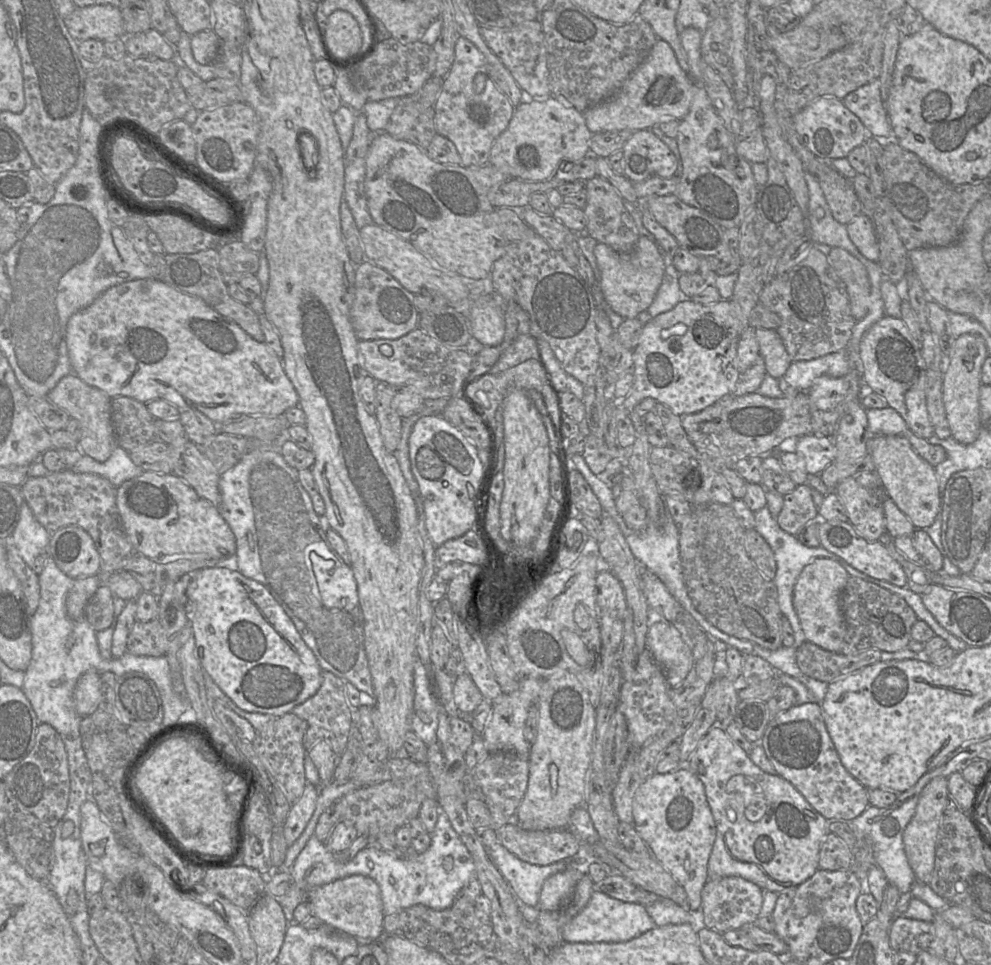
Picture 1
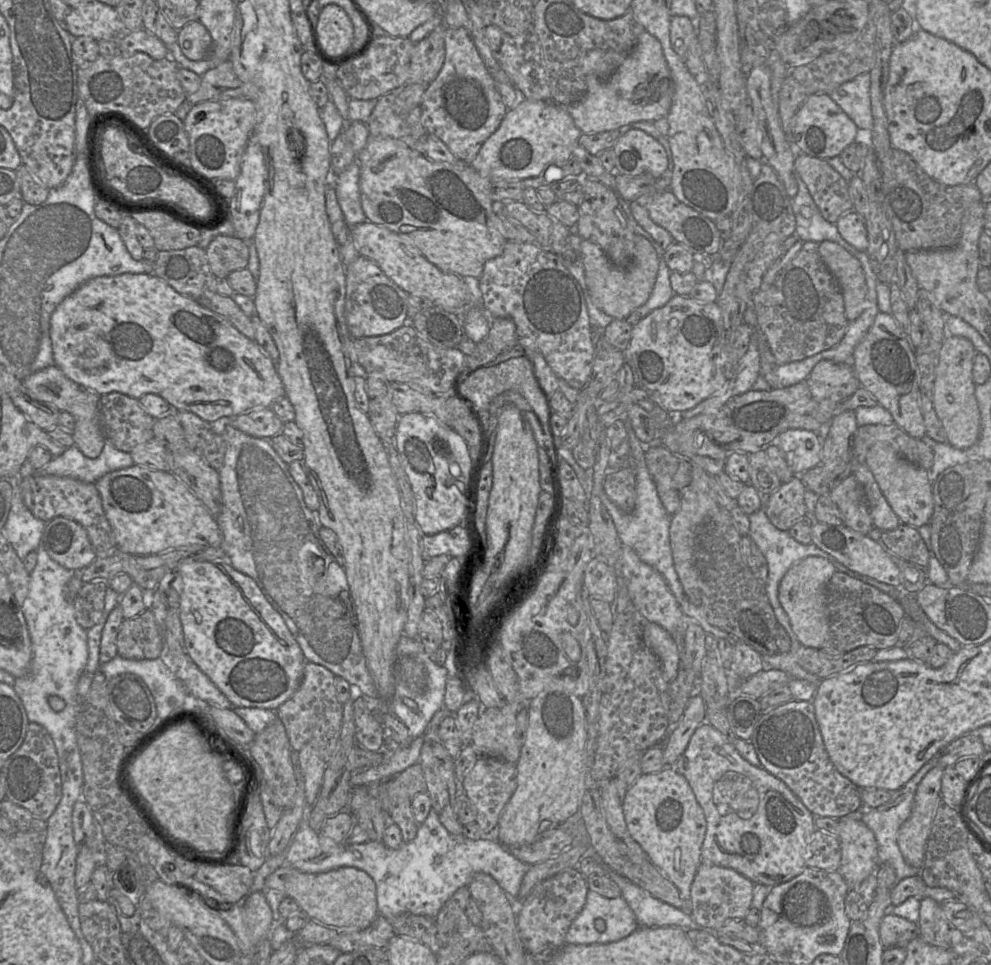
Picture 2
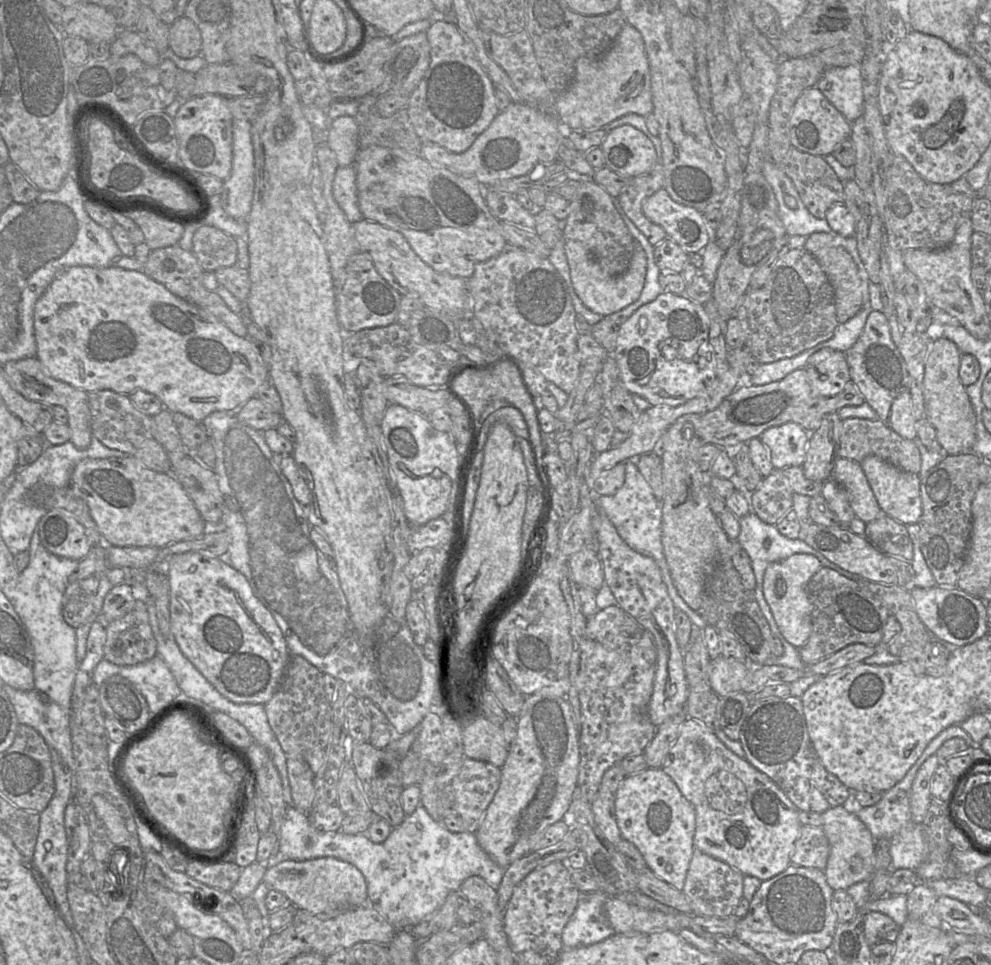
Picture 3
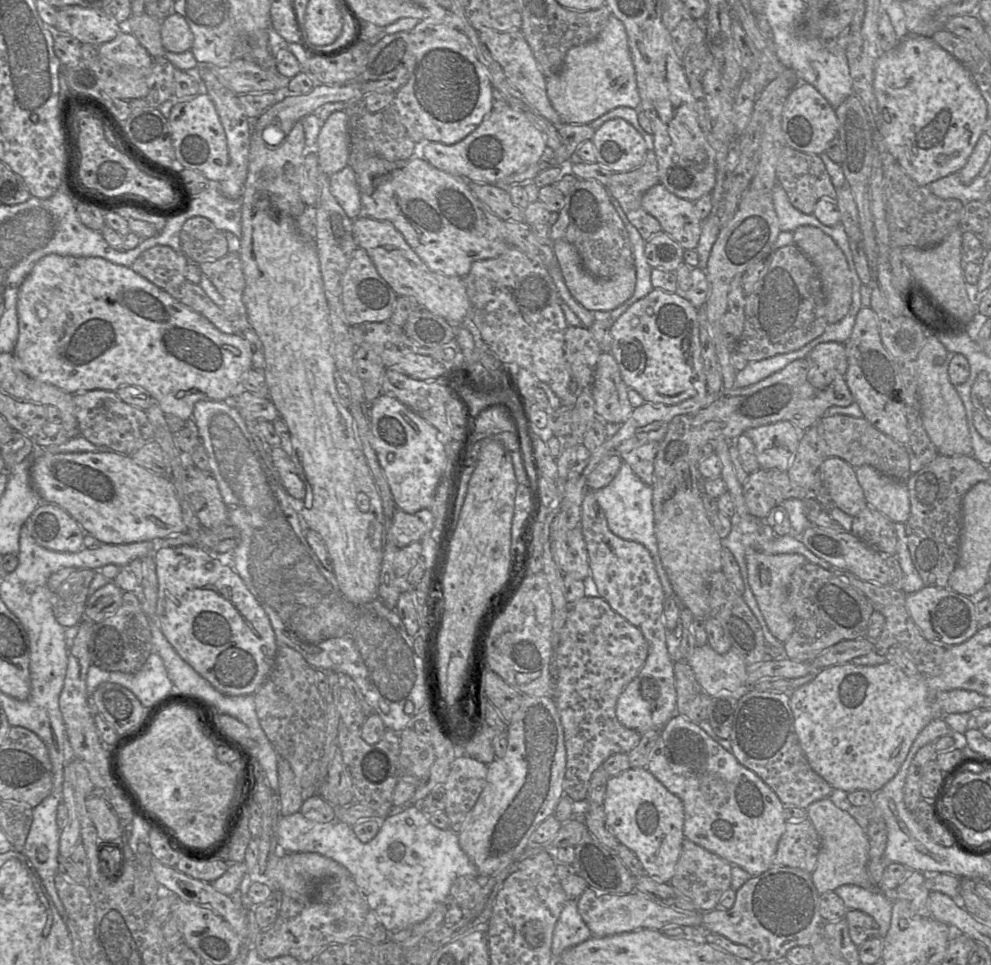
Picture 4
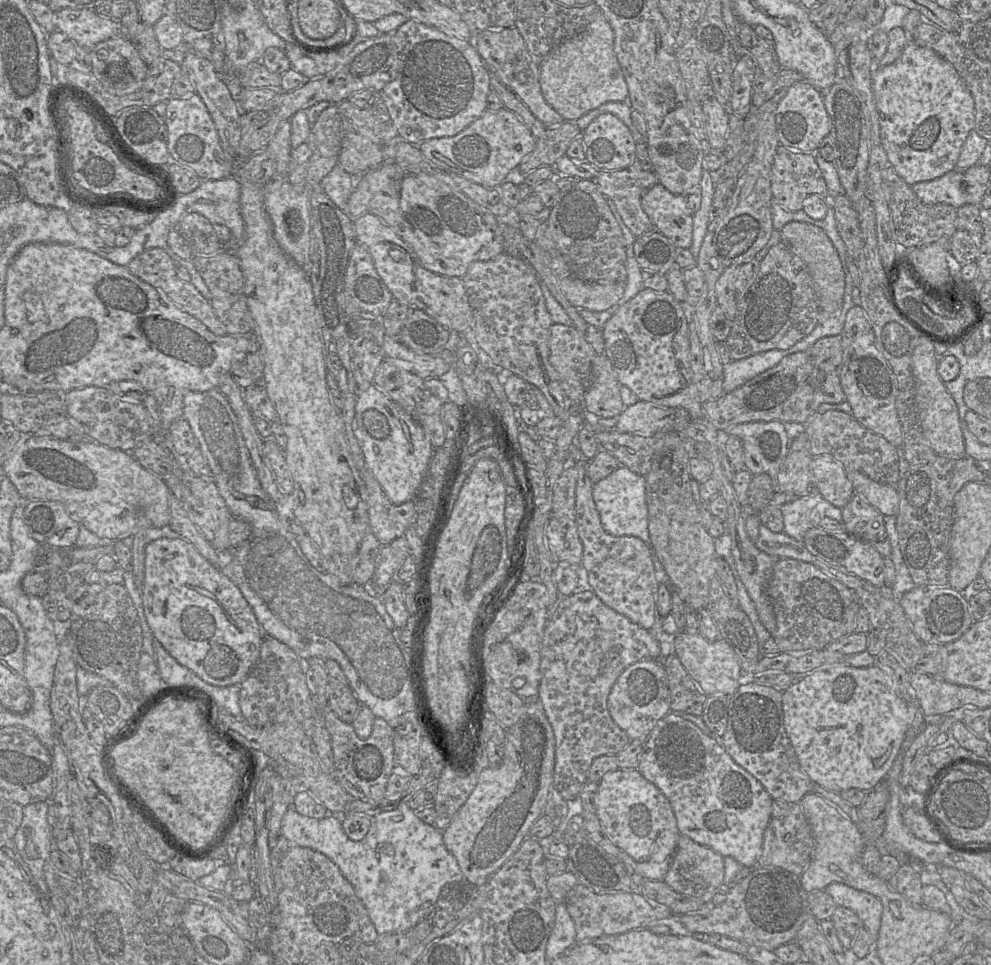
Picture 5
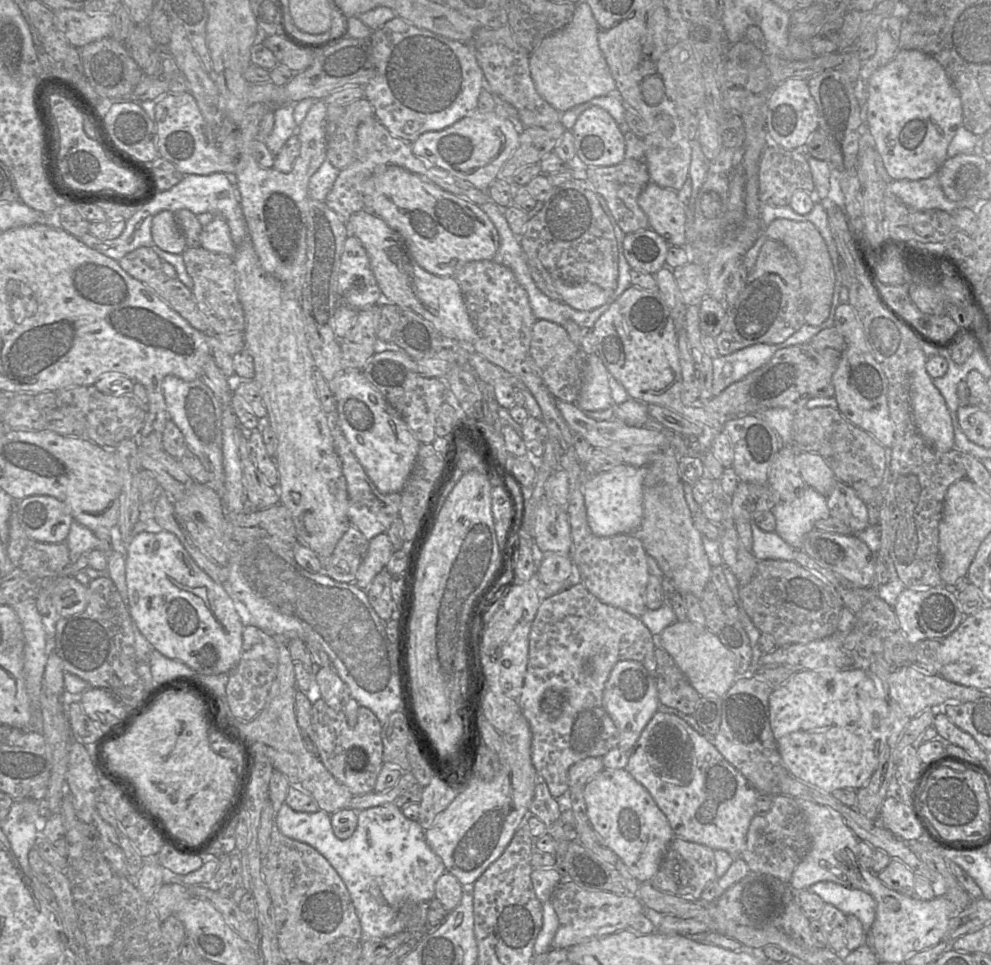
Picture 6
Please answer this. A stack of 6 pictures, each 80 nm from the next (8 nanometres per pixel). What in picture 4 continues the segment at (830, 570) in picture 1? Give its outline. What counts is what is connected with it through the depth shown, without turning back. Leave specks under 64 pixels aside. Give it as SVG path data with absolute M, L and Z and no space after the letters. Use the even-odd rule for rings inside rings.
M747 548L745 561L748 583L765 622L771 633L784 643L795 628L793 617L790 614L790 605L787 601L791 576L795 570L809 562L800 554L769 555L752 548Z

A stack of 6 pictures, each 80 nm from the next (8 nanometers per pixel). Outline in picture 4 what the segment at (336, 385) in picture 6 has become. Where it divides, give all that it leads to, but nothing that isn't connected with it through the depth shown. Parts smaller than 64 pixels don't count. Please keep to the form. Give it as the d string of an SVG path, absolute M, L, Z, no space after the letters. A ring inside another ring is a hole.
M384 394L379 396L371 407L370 427L371 446L376 452L395 505L398 509L409 514L429 509L436 487L447 469L448 463L445 445L439 441L437 429L397 399Z

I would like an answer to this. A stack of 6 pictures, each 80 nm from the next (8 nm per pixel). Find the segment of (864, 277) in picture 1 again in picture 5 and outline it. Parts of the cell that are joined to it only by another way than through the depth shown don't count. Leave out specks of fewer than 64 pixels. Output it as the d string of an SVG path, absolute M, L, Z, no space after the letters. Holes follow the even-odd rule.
M792 221L780 229L782 241L788 243L806 263L814 290L819 299L818 322L822 324L842 306L845 294L845 273L840 256L826 233L808 222Z

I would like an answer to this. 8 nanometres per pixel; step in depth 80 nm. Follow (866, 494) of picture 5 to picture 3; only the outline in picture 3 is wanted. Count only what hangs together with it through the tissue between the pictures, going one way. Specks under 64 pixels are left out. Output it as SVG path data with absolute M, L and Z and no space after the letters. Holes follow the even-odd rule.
M874 455L867 456L860 464L882 511L905 525L916 524L922 515L919 473L903 471Z

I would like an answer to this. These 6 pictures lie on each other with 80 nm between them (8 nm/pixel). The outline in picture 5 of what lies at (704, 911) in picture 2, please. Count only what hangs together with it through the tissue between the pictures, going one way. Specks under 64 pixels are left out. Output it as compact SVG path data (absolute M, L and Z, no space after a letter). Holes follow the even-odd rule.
M681 834L670 868L663 882L675 892L695 898L702 903L709 903L716 892L726 886L723 858L714 850L700 845Z

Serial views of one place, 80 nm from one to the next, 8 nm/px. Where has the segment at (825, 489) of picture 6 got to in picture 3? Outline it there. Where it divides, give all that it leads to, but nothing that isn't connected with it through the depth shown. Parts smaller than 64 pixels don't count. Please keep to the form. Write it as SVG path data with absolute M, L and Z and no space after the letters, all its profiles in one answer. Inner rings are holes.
M836 458L831 480L845 489L856 518L868 523L886 514L880 508L859 462Z

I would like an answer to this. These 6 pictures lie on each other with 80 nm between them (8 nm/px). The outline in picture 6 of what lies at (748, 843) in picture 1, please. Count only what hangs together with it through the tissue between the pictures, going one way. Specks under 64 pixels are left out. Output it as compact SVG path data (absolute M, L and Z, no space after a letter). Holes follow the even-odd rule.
M656 712L632 749L625 768L651 794L667 817L674 836L739 857L746 847L750 823L757 815L760 793L705 737L673 714Z

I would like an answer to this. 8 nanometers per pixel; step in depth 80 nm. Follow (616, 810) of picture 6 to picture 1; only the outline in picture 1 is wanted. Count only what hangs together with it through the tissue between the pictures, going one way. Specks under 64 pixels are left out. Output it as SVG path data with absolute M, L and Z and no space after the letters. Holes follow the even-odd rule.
M687 768L654 774L636 791L633 826L653 858L683 887L687 908L699 910L701 892L709 880L708 861L716 839L716 824L699 778Z

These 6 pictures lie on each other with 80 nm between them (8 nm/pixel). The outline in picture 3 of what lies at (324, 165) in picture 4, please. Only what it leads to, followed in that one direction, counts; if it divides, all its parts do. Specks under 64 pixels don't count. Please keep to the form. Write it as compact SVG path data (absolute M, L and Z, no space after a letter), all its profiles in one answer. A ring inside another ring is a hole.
M344 115L333 119L327 133L326 144L335 153L339 167L354 165L359 151L358 126L355 118Z

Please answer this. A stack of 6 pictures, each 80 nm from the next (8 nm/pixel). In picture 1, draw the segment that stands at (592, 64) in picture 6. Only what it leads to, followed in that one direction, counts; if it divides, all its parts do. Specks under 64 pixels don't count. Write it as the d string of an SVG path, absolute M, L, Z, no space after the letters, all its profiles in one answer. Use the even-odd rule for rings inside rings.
M658 39L645 60L611 98L584 110L583 117L592 133L620 130L648 130L664 120L681 120L689 112L697 83L679 65L671 46Z

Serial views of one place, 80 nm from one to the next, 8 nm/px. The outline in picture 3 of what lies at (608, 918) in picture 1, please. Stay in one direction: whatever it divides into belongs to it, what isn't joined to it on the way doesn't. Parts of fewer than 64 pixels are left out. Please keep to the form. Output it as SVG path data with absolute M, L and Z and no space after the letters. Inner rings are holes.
M602 891L581 895L575 912L562 931L563 949L595 944L616 934L604 909L608 897L611 896Z

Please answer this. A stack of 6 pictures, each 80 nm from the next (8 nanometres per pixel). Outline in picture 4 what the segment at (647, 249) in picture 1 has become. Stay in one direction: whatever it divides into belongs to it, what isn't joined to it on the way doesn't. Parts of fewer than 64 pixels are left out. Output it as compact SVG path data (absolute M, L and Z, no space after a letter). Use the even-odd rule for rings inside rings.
M564 240L555 241L552 250L568 290L584 308L590 311L609 311L622 305L633 295L636 285L634 256L625 273L610 278L597 278L592 276L583 267L579 252L571 243Z

